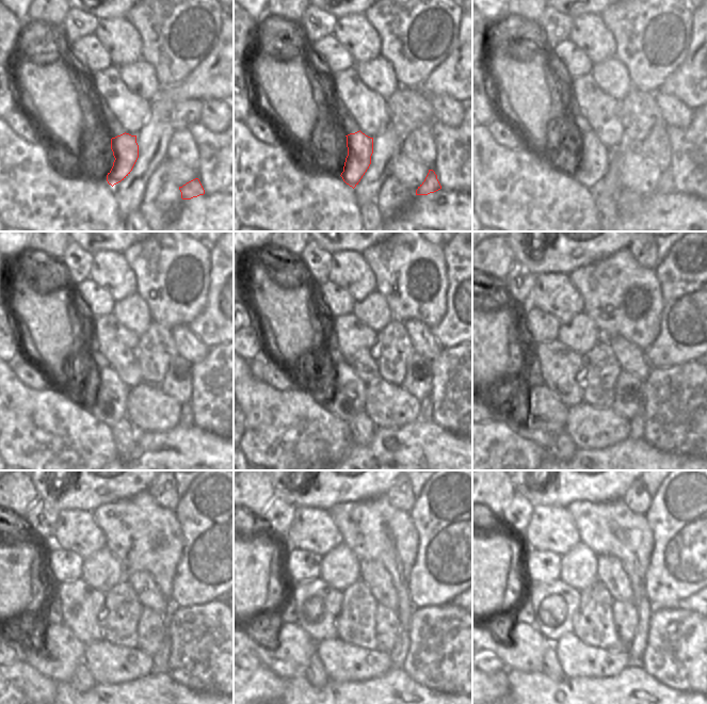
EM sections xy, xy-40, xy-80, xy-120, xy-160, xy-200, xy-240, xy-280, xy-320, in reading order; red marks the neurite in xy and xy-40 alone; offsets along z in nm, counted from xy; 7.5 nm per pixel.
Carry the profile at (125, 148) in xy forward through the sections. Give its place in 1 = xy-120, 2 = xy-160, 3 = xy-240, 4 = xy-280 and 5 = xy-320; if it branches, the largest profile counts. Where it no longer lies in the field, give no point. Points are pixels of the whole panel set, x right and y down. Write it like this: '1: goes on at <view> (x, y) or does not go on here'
1: goes on at xy-120 (110, 399)
2: goes on at xy-160 (351, 390)
3: goes on at xy-240 (57, 656)
4: goes on at xy-280 (289, 657)
5: goes on at xy-320 (525, 652)

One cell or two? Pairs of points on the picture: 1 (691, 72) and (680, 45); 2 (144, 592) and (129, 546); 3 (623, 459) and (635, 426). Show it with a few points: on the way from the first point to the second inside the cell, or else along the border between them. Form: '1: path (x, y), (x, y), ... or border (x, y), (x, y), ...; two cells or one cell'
1: border (691, 32), (689, 48), (685, 59), (669, 76); two cells
2: border (127, 571), (145, 571), (158, 586); two cells
3: border (628, 436), (642, 437); two cells

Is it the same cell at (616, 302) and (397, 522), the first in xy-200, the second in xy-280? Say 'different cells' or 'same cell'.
same cell

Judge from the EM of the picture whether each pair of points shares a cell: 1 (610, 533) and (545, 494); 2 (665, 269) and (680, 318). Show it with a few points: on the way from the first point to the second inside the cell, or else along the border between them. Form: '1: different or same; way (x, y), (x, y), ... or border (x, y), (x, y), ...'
1: different; border (590, 501), (573, 500), (565, 507)
2: same; way (677, 281), (681, 285), (681, 306)

